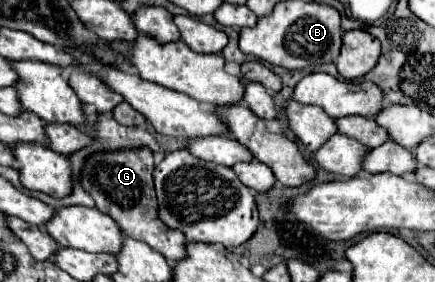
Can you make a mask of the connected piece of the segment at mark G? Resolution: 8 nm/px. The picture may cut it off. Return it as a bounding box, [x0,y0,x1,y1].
[82,148,186,262]

